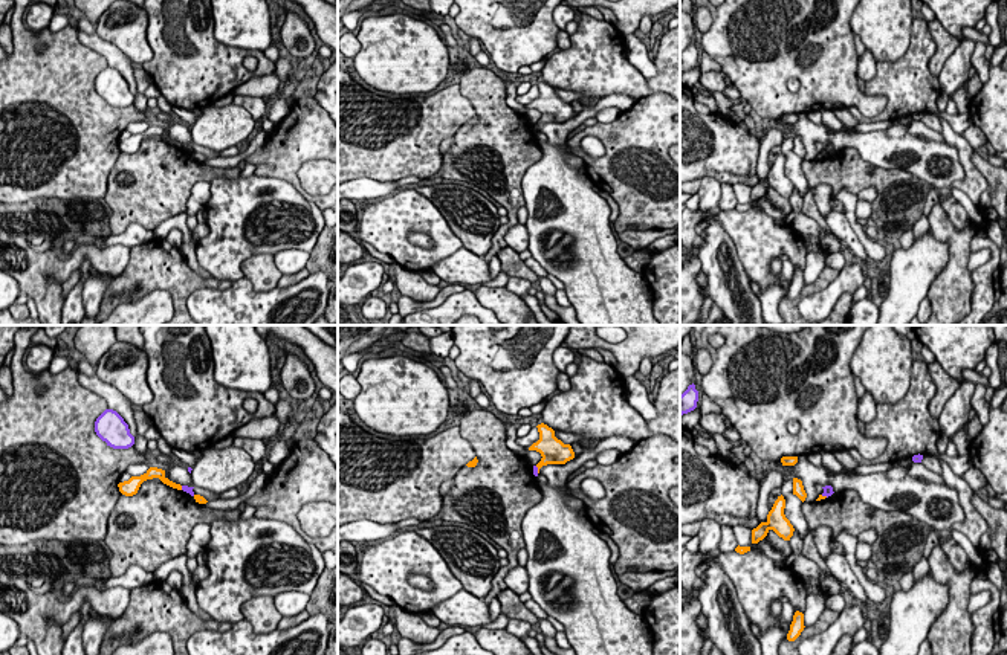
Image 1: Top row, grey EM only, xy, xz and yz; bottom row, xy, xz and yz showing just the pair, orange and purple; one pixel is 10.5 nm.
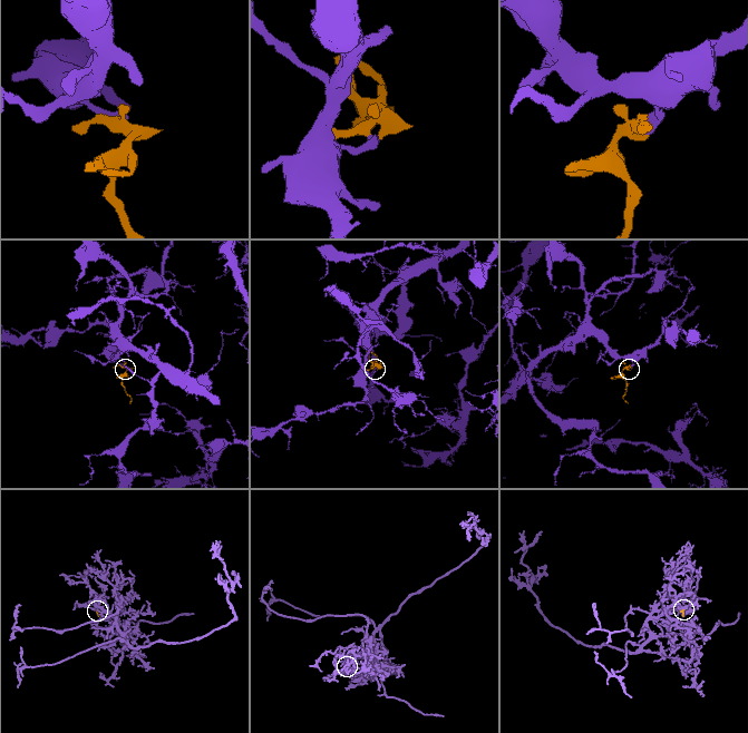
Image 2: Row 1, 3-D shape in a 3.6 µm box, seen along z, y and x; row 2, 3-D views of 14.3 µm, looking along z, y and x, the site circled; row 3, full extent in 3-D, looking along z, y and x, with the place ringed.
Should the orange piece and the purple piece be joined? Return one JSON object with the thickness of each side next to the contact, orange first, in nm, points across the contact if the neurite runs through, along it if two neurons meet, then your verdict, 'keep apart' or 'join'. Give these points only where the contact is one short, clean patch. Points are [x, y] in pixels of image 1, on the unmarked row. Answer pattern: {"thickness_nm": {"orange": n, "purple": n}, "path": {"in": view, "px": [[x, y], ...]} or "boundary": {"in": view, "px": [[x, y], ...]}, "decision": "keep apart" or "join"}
{"thickness_nm": {"orange": 280, "purple": 60}, "boundary": {"in": "xz", "px": [[535, 124], [538, 130]]}, "decision": "keep apart"}

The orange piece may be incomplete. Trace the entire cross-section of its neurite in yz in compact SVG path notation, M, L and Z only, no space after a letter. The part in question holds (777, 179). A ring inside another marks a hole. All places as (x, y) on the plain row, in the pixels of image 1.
M778 154L772 168L767 173L767 179L761 180L756 186L752 188L752 202L758 202L763 198L770 188L773 188L784 198L790 198L793 194L793 183L784 173L785 157L784 154Z

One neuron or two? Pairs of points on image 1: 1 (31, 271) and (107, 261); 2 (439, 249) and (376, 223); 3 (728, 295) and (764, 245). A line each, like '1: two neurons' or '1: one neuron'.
1: one neuron
2: one neuron
3: two neurons

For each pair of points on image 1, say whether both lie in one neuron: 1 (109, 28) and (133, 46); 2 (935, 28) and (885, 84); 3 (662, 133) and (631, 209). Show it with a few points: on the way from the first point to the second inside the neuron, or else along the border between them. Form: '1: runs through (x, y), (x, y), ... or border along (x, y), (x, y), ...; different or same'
1: runs through (115, 28), (127, 40); same
2: border along (926, 22), (935, 46), (929, 61), (931, 70); different
3: runs through (636, 142), (608, 158), (607, 168), (619, 183); same

